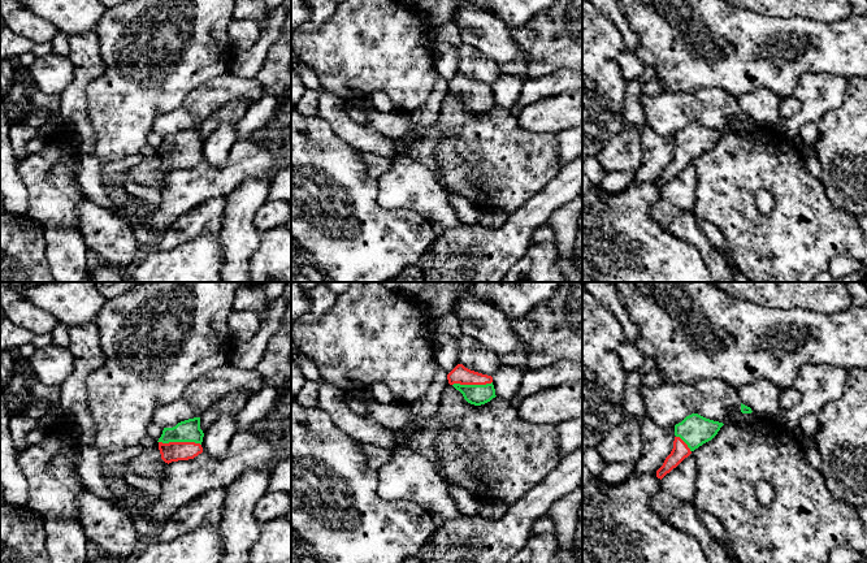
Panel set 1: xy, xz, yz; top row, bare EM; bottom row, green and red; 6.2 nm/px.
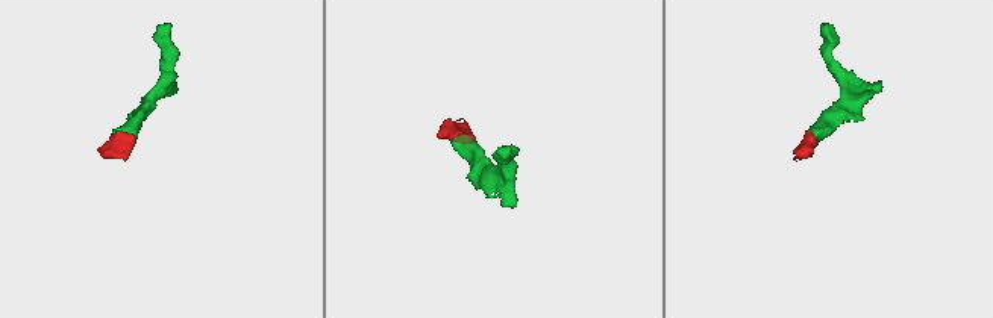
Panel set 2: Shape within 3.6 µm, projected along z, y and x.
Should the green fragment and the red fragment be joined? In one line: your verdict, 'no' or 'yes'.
yes

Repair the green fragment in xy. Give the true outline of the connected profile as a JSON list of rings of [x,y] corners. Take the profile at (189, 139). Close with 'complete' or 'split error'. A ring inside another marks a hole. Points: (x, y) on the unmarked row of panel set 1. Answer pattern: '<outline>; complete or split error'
[[[200,126],[181,130],[173,137],[164,137],[157,150],[161,168],[168,173],[194,168],[203,161],[203,146]]]; split error

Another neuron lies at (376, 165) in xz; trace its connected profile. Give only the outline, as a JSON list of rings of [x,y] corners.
[[[361,151],[361,160],[367,166],[368,176],[374,179],[378,179],[382,174],[389,172],[399,156],[400,155],[386,157]]]

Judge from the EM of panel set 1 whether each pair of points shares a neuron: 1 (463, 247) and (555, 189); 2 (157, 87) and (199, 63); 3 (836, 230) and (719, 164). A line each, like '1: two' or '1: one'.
1: one
2: one
3: one

